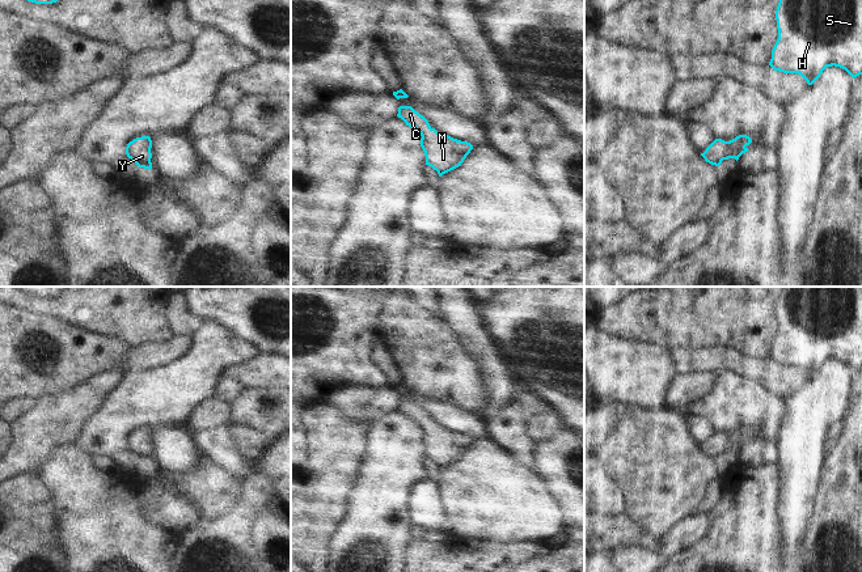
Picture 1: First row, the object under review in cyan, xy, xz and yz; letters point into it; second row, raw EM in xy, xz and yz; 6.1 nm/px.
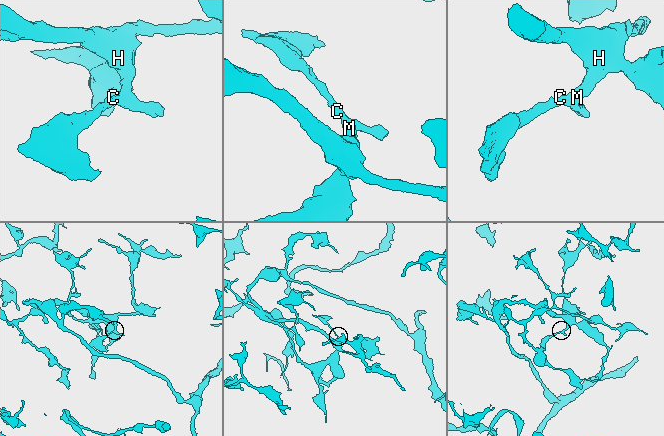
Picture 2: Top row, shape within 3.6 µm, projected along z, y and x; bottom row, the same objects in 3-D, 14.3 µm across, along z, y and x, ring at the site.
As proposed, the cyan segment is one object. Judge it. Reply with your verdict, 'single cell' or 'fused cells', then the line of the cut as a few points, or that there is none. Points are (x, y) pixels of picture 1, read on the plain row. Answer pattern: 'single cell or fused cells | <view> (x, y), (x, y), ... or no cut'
single cell | no cut

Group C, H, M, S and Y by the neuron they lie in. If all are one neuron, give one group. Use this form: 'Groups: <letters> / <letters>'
Groups: C H M S Y

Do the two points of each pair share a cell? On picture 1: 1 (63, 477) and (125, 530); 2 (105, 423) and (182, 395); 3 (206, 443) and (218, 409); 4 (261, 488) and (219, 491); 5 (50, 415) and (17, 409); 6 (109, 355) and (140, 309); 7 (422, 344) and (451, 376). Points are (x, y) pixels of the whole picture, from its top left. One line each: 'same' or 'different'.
1: same
2: same
3: different
4: different
5: different
6: different
7: same

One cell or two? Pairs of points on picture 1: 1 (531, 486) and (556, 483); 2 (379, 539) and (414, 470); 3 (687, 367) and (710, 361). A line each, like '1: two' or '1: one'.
1: two
2: one
3: one

